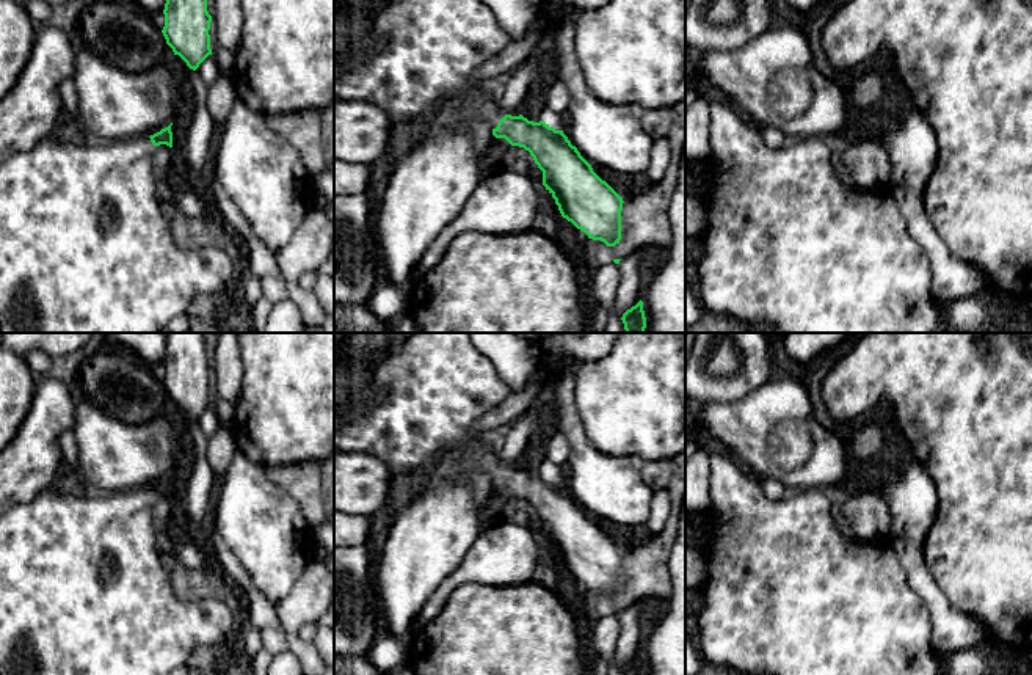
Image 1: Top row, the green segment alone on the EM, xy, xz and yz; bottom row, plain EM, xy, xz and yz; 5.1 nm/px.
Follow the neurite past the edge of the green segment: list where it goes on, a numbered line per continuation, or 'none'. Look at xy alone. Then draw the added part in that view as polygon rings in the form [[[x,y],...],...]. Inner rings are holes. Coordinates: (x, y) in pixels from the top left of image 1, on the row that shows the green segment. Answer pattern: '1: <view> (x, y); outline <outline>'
1: xy (85, 247); outline [[[50,137],[30,151],[9,155],[0,163],[0,333],[166,333],[169,320],[194,303],[198,297],[223,297],[235,284],[231,257],[220,248],[185,250],[173,240],[168,221],[155,193],[154,151],[149,137],[124,141],[61,143]]]

